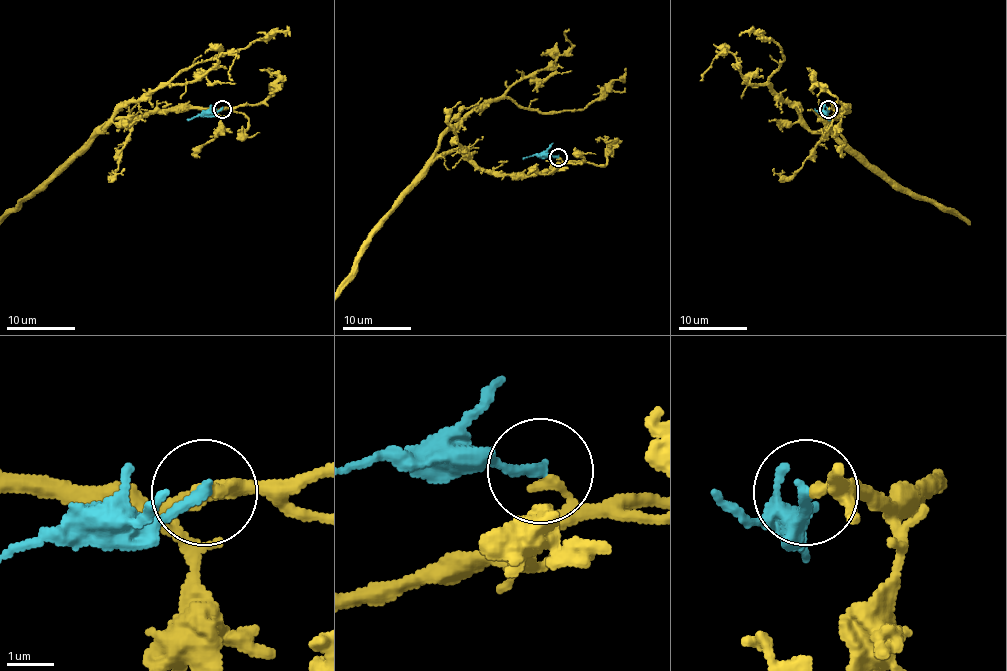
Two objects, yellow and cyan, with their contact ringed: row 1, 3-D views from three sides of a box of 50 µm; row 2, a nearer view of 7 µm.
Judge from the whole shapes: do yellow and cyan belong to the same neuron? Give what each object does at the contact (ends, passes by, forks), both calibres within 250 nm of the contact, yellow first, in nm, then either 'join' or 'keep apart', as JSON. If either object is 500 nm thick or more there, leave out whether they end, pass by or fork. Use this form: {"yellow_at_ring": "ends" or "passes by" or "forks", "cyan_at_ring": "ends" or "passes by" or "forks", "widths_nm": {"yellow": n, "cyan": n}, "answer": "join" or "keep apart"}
{"yellow_at_ring": "passes by", "cyan_at_ring": "ends", "widths_nm": {"yellow": 180, "cyan": 240}, "answer": "join"}

